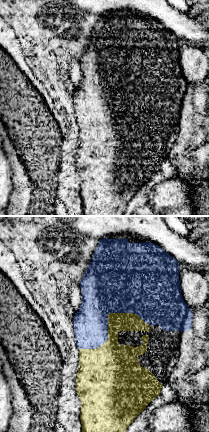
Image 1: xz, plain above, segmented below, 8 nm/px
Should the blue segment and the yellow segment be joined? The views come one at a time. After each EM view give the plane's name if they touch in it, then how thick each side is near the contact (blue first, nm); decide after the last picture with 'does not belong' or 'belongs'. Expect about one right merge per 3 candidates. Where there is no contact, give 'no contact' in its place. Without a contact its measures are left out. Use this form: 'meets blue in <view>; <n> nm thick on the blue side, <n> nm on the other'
meets blue in xz; 380 nm thick on the blue side, 170 nm on the other

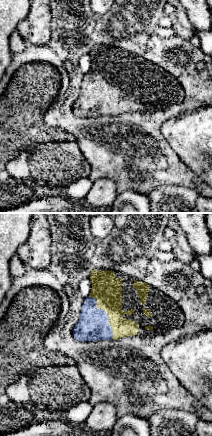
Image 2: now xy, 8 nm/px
meets blue in xy; 260 nm thick on the blue side, 240 nm on the other

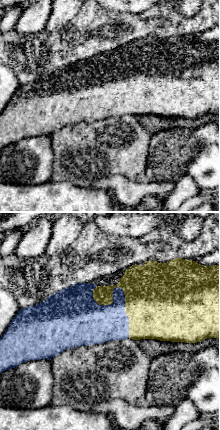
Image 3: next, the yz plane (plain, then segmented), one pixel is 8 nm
meets blue in yz; 220 nm thick on the blue side, 440 nm on the other

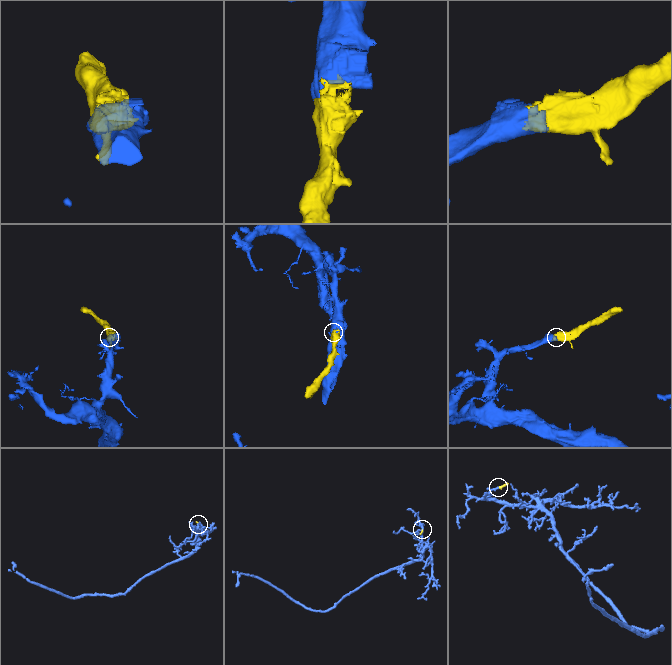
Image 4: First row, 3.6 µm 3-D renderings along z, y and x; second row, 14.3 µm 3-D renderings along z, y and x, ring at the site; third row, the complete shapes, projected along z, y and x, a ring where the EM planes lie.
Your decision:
belongs

